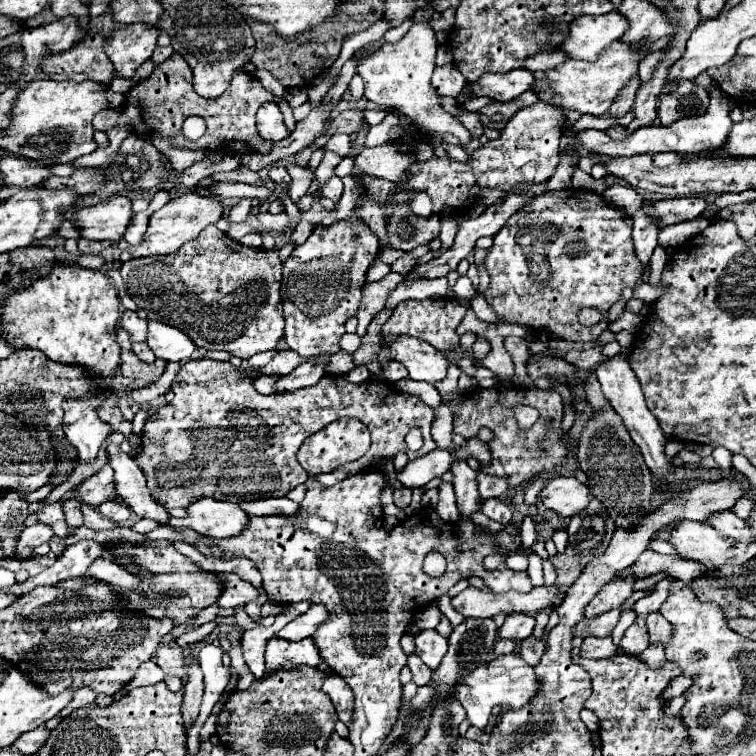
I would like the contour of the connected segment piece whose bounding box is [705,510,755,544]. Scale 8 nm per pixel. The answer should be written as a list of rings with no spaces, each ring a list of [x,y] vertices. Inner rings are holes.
[[[725,510],[725,512],[713,512],[713,514],[705,520],[705,524],[717,528],[721,534],[731,536],[731,538],[735,538],[735,540],[739,540],[739,542],[747,542],[747,544],[755,542],[755,536],[751,534],[747,522],[741,520],[741,518],[737,518],[737,516],[735,516],[733,512],[729,512],[729,510]]]

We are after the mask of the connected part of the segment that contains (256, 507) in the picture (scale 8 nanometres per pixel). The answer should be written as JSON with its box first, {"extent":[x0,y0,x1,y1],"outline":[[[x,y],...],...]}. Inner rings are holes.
{"extent":[241,498,299,516],"outline":[[[265,498],[255,502],[241,502],[241,510],[247,512],[247,516],[291,516],[297,512],[299,504],[289,498]]]}

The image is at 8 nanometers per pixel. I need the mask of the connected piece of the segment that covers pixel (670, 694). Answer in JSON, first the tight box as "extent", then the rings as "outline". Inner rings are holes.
{"extent":[663,676,693,698],"outline":[[[679,676],[671,682],[671,686],[663,692],[665,698],[675,698],[675,694],[683,694],[687,688],[693,686],[693,678],[685,678],[685,676]]]}

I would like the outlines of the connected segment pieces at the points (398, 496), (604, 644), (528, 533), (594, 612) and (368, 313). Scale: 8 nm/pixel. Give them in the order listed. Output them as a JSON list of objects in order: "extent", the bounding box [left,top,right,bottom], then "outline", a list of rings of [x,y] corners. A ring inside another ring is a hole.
[{"extent":[393,488,411,508],"outline":[[[399,488],[393,492],[393,502],[399,506],[399,508],[407,508],[411,504],[411,490],[409,488]]]},{"extent":[581,636,619,658],"outline":[[[589,636],[581,644],[581,656],[587,656],[587,658],[607,658],[607,656],[613,656],[615,652],[619,652],[619,646],[613,644],[611,636],[605,636],[605,638]]]},{"extent":[520,516,536,548],"outline":[[[526,516],[523,519],[520,529],[520,536],[522,540],[522,545],[526,548],[530,548],[536,541],[536,523],[531,517]]]},{"extent":[585,580,633,618],"outline":[[[611,580],[607,586],[603,586],[603,590],[599,590],[599,594],[595,594],[595,598],[585,606],[585,616],[587,618],[597,618],[603,612],[609,612],[613,608],[619,608],[633,592],[633,580]]]},{"extent":[357,272,403,336],"outline":[[[389,272],[383,280],[363,286],[363,300],[361,300],[361,306],[357,312],[357,320],[359,320],[357,336],[365,336],[367,326],[371,324],[373,316],[385,308],[385,300],[387,300],[389,292],[395,290],[401,280],[403,280],[401,274]]]}]

